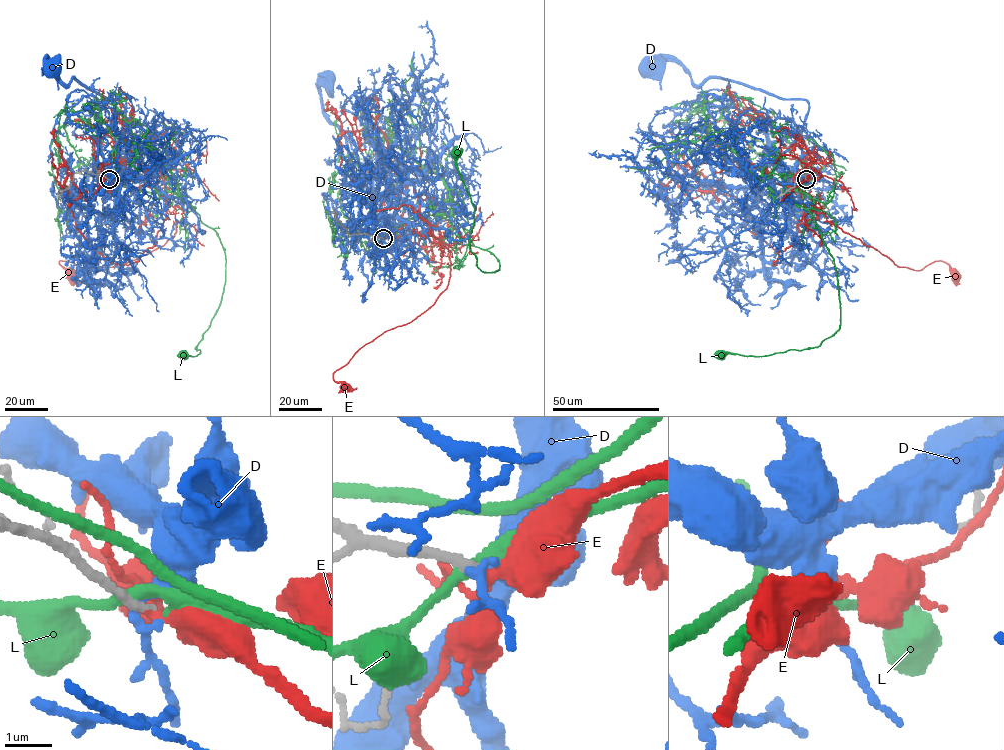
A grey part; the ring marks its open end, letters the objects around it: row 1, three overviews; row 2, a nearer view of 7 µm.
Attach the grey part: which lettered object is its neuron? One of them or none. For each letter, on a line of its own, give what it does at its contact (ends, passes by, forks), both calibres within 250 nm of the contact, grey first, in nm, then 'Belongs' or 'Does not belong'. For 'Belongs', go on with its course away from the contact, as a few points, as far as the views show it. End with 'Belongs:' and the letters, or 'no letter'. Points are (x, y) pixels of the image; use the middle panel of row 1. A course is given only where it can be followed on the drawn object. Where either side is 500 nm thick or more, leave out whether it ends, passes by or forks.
D: It passes by. Thickness 240 nm (grey) against 280 nm. Does not belong
E: It passes by. Thickness 200 nm (grey) against 240 nm. Belongs. Its course: (382, 237), (421, 218), (450, 253), (450, 277), (432, 306), (365, 344), (333, 373), (345, 387)
L: It passes by. Thickness 240 nm (grey) against 240 nm. Does not belong
Belongs: E

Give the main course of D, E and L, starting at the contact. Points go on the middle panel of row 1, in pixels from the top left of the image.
D: (382, 238), (395, 207), (397, 241), (364, 189), (345, 135), (322, 110), (319, 87), (329, 81)
E: (382, 237), (421, 218), (450, 253), (450, 277), (432, 306), (365, 344), (333, 373), (345, 387)
L: (381, 237), (417, 216), (451, 215), (499, 270), (482, 272), (469, 249), (474, 207), (456, 152)

